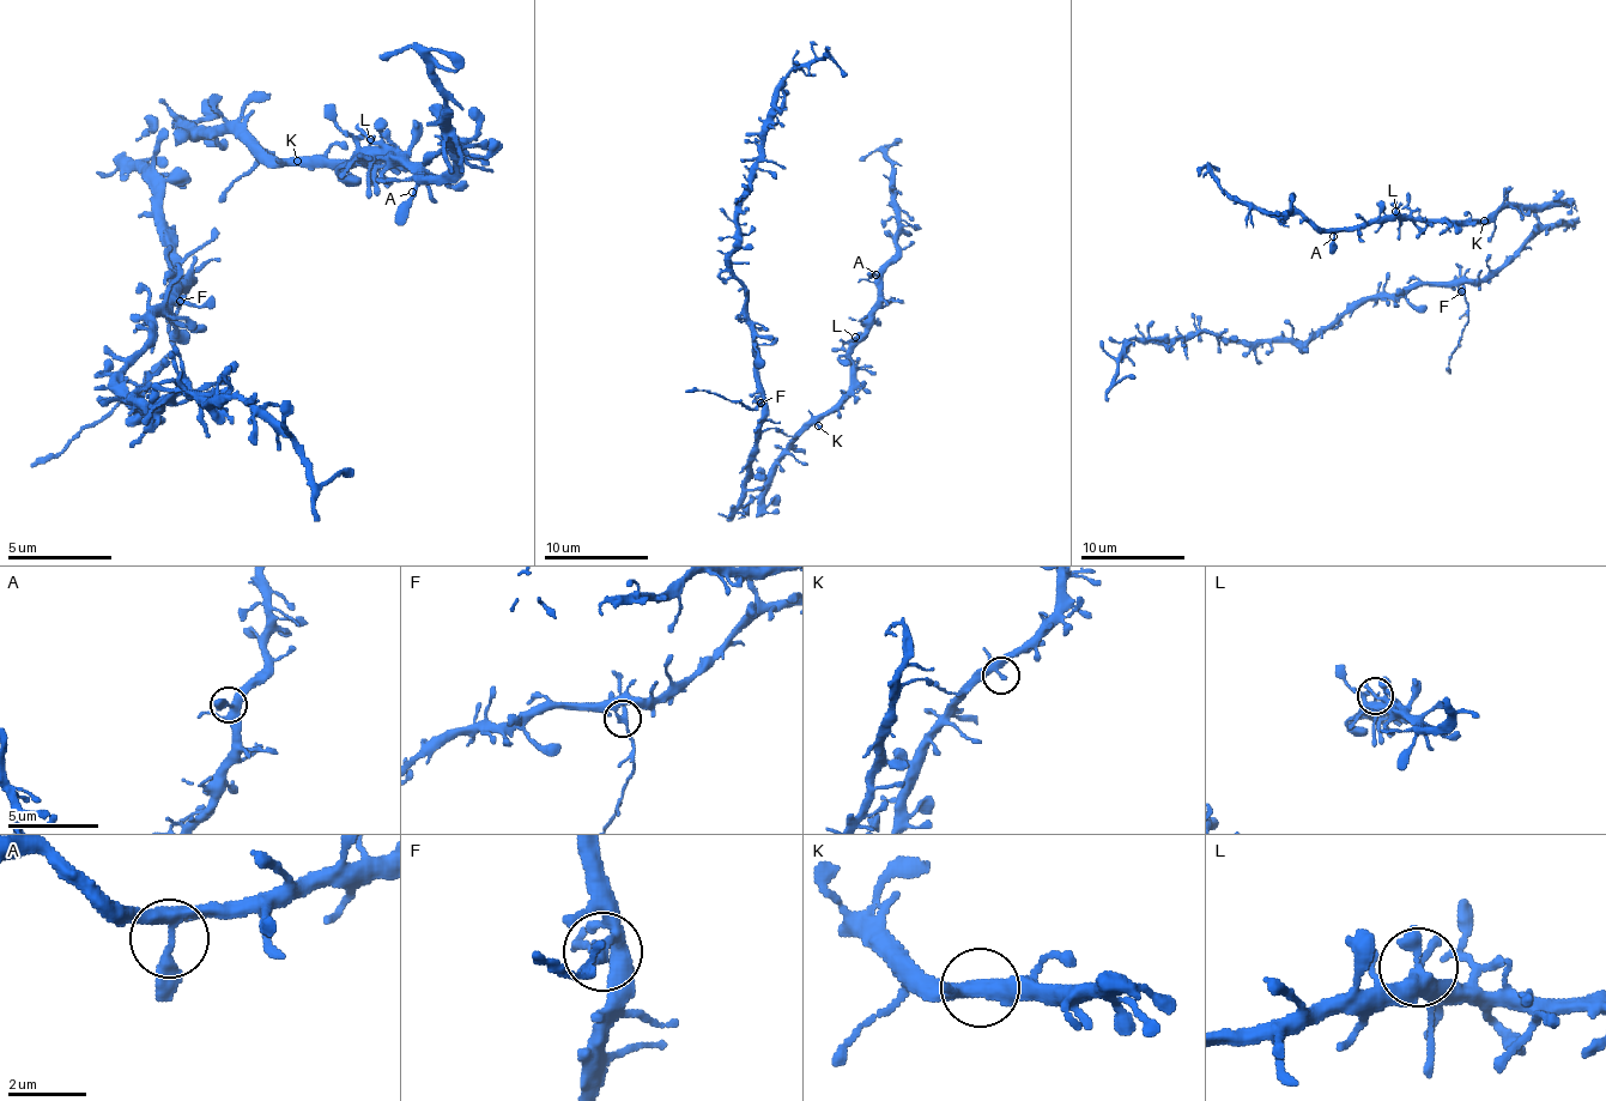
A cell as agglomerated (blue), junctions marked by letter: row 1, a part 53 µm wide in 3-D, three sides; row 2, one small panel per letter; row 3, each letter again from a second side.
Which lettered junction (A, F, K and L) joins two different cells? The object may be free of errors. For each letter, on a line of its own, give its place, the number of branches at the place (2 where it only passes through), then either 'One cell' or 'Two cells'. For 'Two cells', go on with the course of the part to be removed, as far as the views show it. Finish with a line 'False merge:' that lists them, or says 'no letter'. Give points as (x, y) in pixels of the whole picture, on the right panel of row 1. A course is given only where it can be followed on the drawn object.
A: Place: (1333, 236). Branches: 3. One cell
F: Place: (1461, 291). Branches: 3. Two cells. Course of the part to remove: (1461, 291), (1468, 322), (1450, 355), (1450, 373)
K: Place: (1484, 221). Branches: 3. One cell
L: Place: (1395, 211). Branches: 3. One cell
False merge: F

